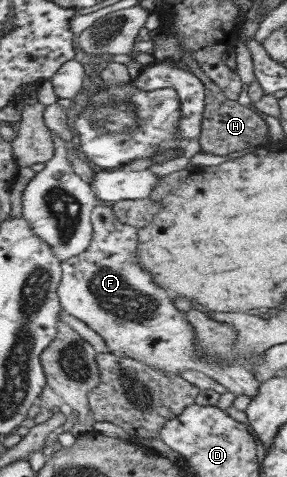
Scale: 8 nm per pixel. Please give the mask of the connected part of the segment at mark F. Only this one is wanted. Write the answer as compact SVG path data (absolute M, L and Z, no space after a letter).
M112 206L93 210L93 227L93 243L88 250L62 263L63 279L57 293L61 298L63 311L86 321L86 325L104 339L109 351L114 354L144 362L166 375L180 375L186 369L200 371L225 386L235 396L256 397L260 393L262 382L256 380L248 367L230 363L222 357L218 359L210 355L202 345L198 345L198 331L192 323L188 323L186 313L178 311L172 303L172 297L164 289L154 287L152 275L138 265L138 228L120 221Z

